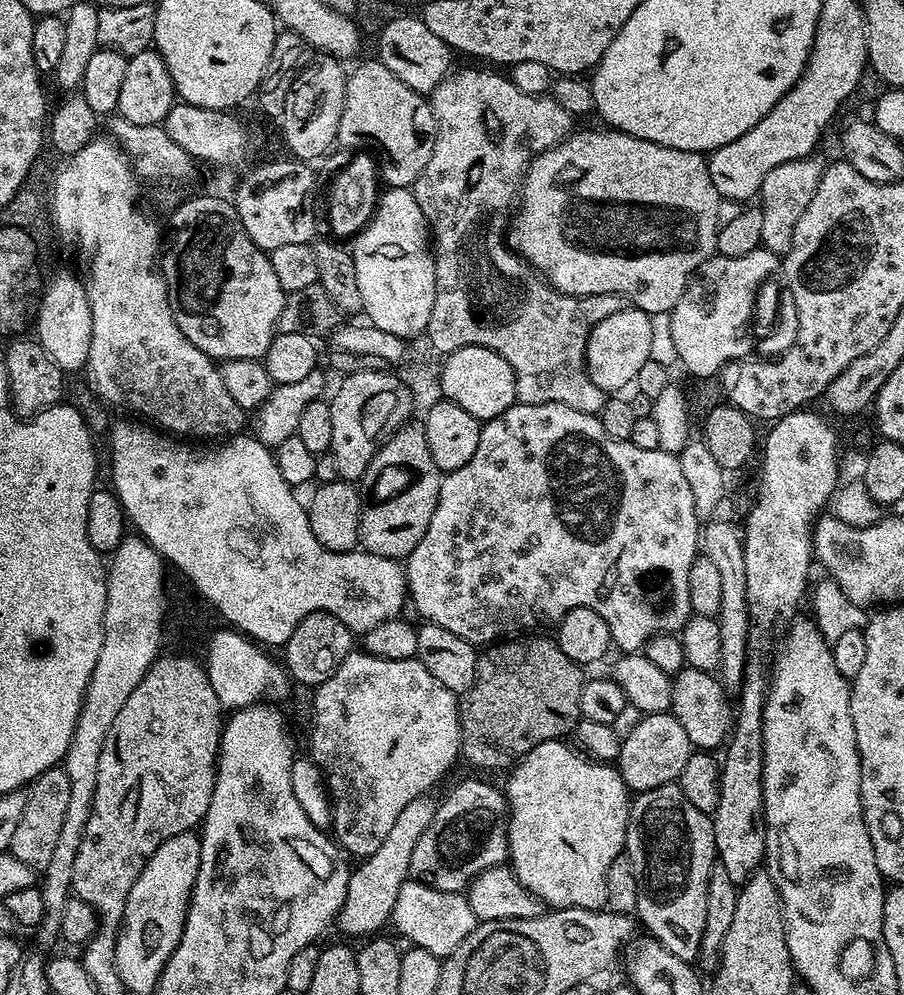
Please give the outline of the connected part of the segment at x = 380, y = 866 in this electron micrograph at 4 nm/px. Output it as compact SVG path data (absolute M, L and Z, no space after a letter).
M425 794L414 798L414 802L409 802L398 814L394 827L390 829L390 834L386 834L382 846L373 856L365 856L359 861L360 864L351 869L348 877L348 889L344 899L344 909L340 911L338 917L338 928L348 936L371 937L385 923L391 921L394 902L398 902L398 890L410 879L410 854L414 854L414 846L418 846L418 838L426 834L426 826L436 813L437 801L431 800L431 795Z

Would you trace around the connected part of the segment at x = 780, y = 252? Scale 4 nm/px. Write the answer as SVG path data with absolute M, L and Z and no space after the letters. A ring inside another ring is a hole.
M813 154L798 158L794 162L786 162L782 166L774 166L770 174L762 182L758 193L758 207L762 210L762 245L781 258L787 256L794 242L794 226L798 226L798 218L810 206L810 198L814 198L814 190L818 190L818 182L826 167L825 161Z

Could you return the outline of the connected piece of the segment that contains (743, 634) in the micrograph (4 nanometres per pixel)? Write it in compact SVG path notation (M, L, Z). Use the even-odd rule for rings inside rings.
M712 518L702 528L703 555L714 562L714 566L722 577L722 606L719 621L722 630L722 658L718 669L718 679L725 689L736 690L744 682L744 667L748 665L750 649L748 649L748 632L750 633L750 617L748 615L748 599L746 598L746 558L744 557L744 537L741 529L736 528L728 520Z

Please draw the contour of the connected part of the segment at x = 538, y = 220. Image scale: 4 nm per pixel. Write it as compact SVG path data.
M603 130L604 132L573 131L571 136L565 138L553 148L539 152L524 177L522 185L522 203L510 221L506 232L506 243L515 255L527 264L531 264L552 287L562 294L571 296L597 296L598 294L618 294L627 296L635 307L644 312L669 312L682 298L686 286L692 281L692 276L700 269L702 262L717 255L716 231L720 228L718 222L718 204L722 199L718 190L714 190L714 182L710 178L708 161L701 153L674 150L670 146L658 146L654 142L646 142L634 138L625 132Z

